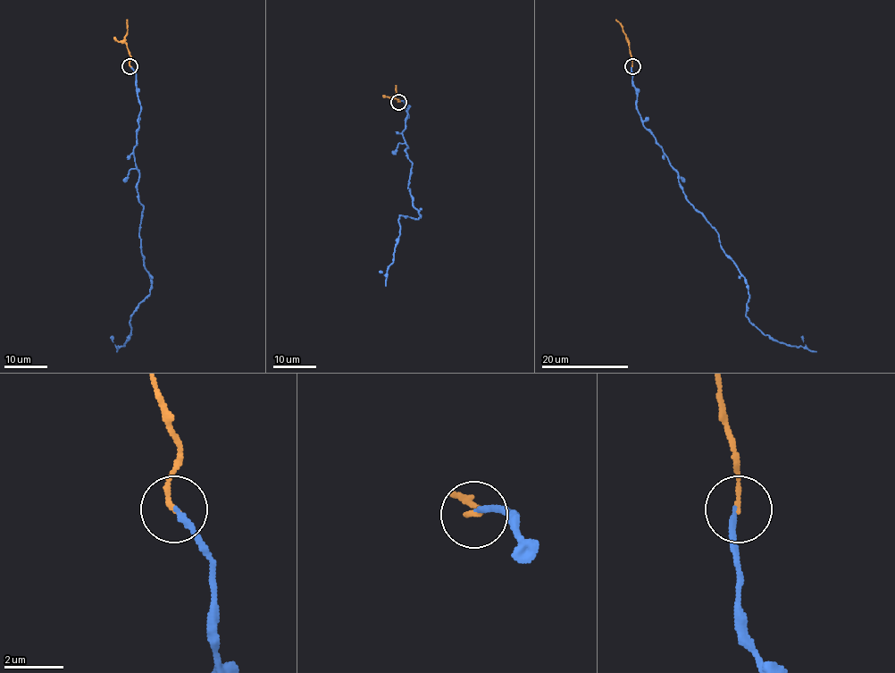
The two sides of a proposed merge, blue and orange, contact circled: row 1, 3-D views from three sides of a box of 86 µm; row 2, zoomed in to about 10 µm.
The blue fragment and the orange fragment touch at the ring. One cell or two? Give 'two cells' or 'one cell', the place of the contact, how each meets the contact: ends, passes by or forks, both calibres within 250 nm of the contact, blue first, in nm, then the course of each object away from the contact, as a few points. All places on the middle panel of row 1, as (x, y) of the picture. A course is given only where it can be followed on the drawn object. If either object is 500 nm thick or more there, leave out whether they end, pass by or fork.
one cell; place (398, 102); blue ends; orange ends; calibres 190 and 160 nm; course blue (398, 101), (409, 106), (402, 134), (420, 217), (401, 216), (393, 263), (380, 272); course orange (398, 102), (394, 97), (396, 86)

